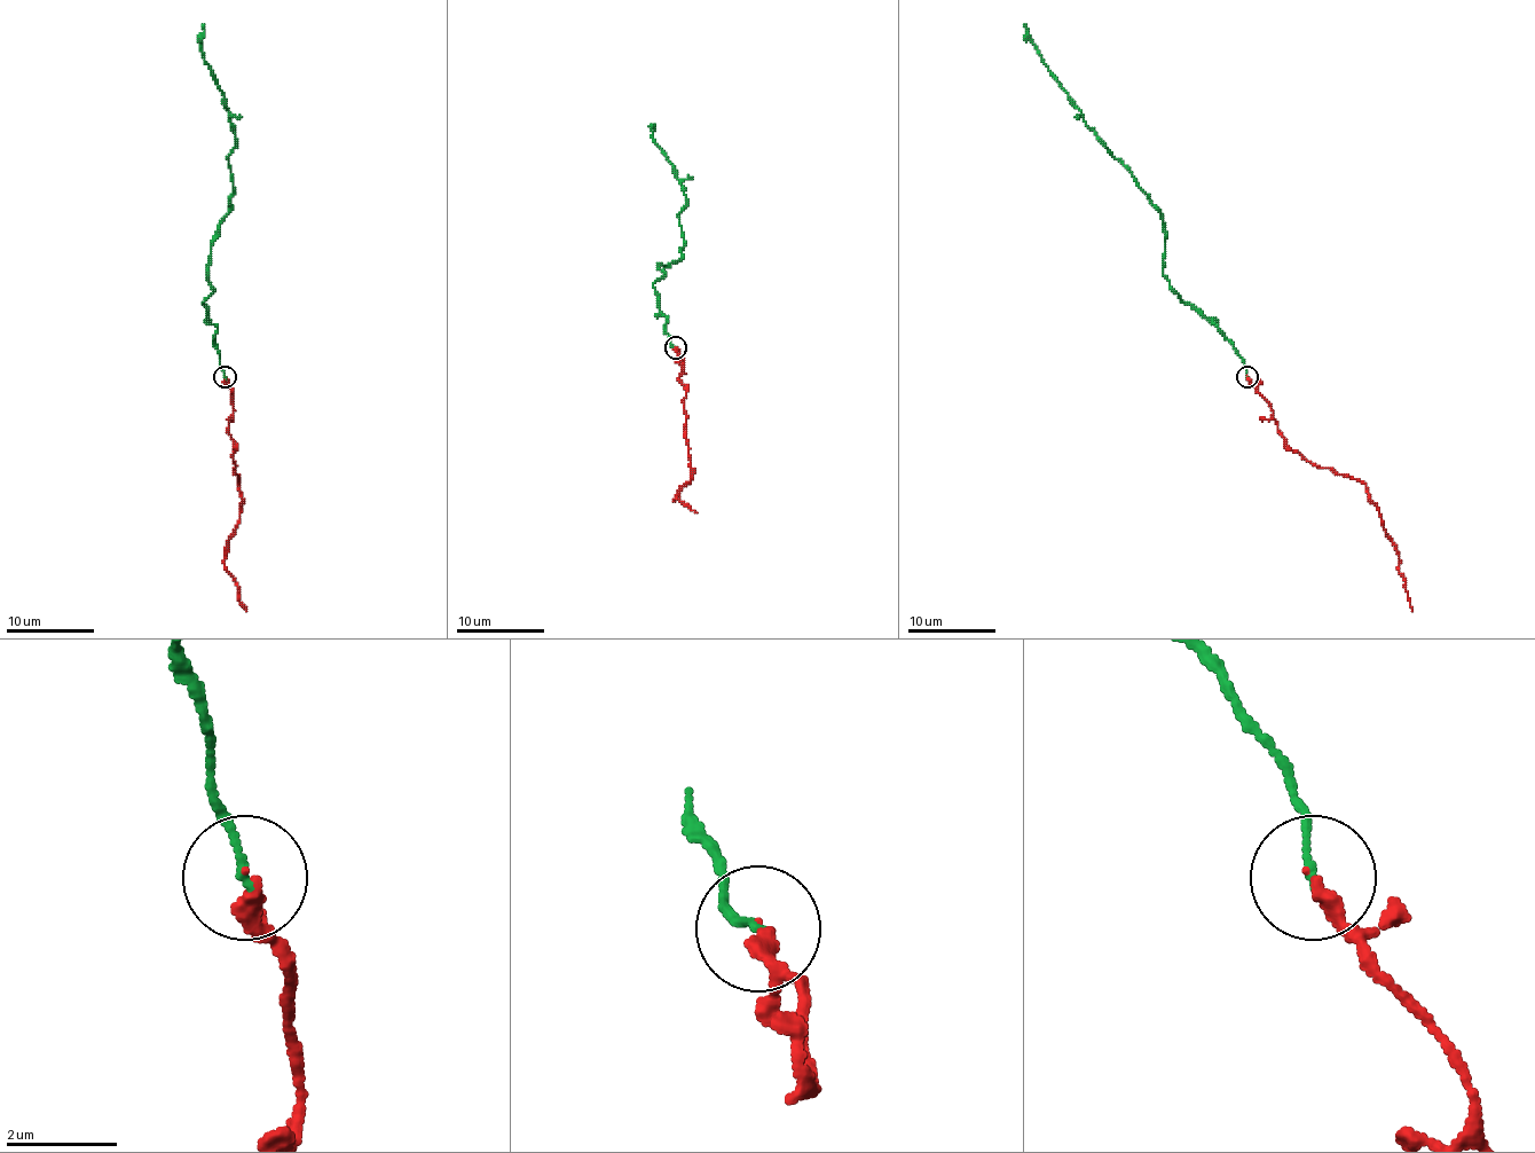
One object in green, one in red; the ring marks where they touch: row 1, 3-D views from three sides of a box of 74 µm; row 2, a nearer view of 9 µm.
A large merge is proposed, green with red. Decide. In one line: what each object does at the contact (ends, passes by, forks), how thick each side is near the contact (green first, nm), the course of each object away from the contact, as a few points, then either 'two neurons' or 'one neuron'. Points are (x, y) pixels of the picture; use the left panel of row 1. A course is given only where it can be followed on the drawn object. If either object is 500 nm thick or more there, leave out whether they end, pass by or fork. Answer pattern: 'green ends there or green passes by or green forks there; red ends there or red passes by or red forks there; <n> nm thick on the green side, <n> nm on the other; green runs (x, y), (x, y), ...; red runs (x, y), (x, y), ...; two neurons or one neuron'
green ends there; red ends there; 120 nm thick on the green side, 280 nm on the other; green runs (223, 377), (218, 329), (202, 303), (213, 291), (211, 241), (230, 208), (235, 132), (204, 62), (204, 24); red runs (223, 375), (233, 404), (228, 434), (242, 499), (239, 523), (226, 542), (223, 569), (246, 611); one neuron

